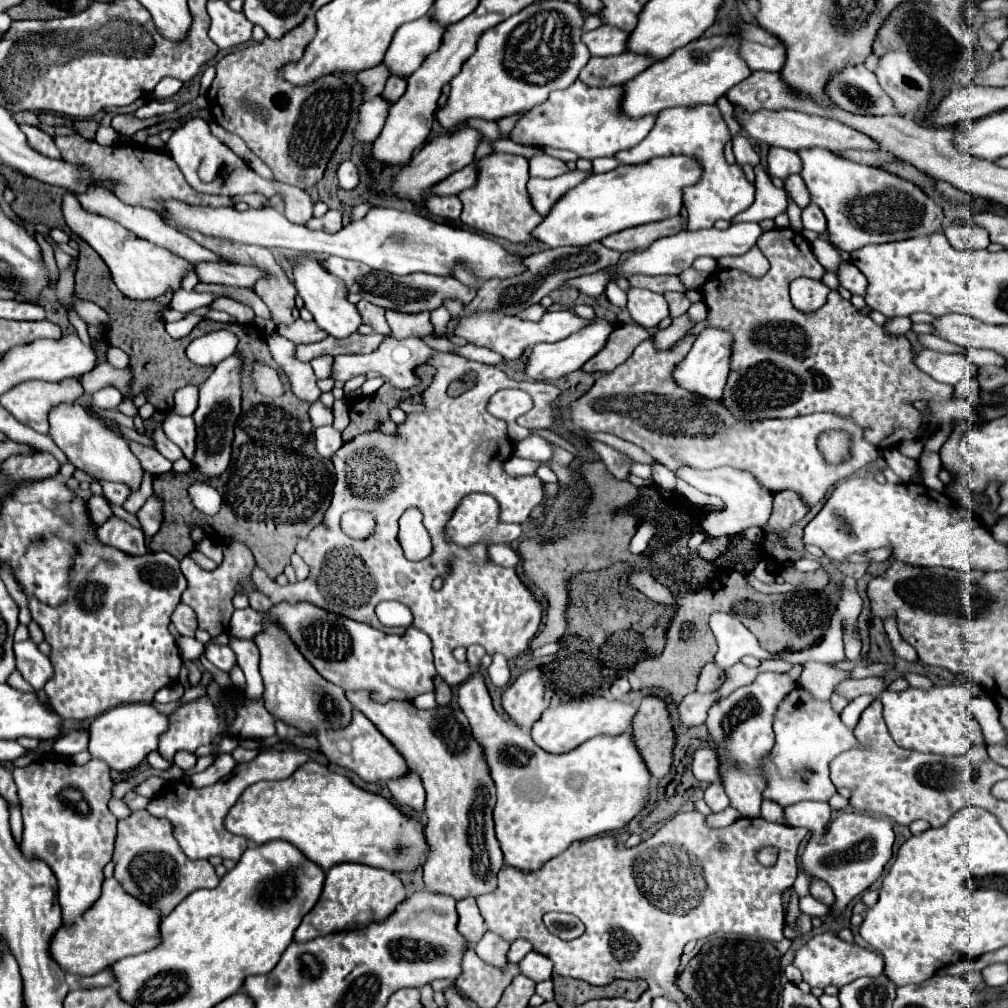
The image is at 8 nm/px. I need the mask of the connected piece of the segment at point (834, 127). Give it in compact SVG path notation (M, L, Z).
M760 110L756 114L740 112L740 114L736 114L736 120L758 142L766 142L770 146L782 146L788 150L800 150L800 148L812 148L812 146L828 148L832 152L850 150L850 148L852 150L872 150L872 152L880 150L880 144L876 140L868 138L866 134L862 134L850 126L832 122L830 118L820 118L820 116L812 116L812 114L804 114L804 112L796 112L796 110L778 110L778 112Z

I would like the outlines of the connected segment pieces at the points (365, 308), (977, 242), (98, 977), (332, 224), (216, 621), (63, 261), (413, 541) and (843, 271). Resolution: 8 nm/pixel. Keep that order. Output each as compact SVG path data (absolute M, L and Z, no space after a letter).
M360 300L356 306L364 318L364 324L370 324L374 328L374 332L378 332L378 334L390 334L390 328L388 328L386 318L384 318L384 308L374 306L366 300Z
M976 222L950 224L944 228L944 234L956 250L980 250L990 244L986 228L978 226Z
M110 968L94 974L94 976L86 976L86 978L80 978L80 986L82 988L100 988L100 986L116 986L116 978L114 974L110 972Z
M338 208L328 210L324 216L320 218L312 218L306 222L306 226L310 230L324 230L324 232L336 232L342 228L342 212Z
M230 544L230 550L224 550L224 562L216 570L212 570L212 572L202 570L190 556L184 556L180 566L182 566L182 572L188 578L188 590L184 592L182 602L192 606L194 612L198 614L198 626L202 630L210 632L214 638L218 634L222 634L222 632L228 632L230 616L234 612L232 598L234 598L238 586L242 586L244 592L254 590L252 584L250 584L250 572L254 568L252 552L244 544Z
M46 236L45 239L52 248L54 248L54 256L56 256L56 264L58 264L58 268L60 268L60 270L64 270L64 268L72 262L72 256L70 256L70 254L66 254L66 252L62 252L62 250L52 242L50 237Z
M406 510L406 514L400 518L398 540L400 540L404 556L408 560L422 560L432 550L432 546L430 546L432 542L422 524L422 516L416 510Z
M842 262L842 266L838 268L838 278L840 278L842 288L846 288L848 292L858 294L858 296L864 296L864 294L866 294L868 280L866 280L866 276L864 276L856 266L852 266L850 262Z

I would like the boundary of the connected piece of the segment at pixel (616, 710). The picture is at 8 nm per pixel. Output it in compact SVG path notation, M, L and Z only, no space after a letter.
M582 698L572 702L562 702L544 710L542 718L532 726L534 742L552 754L568 752L580 746L582 742L598 736L598 734L622 734L624 730L632 730L632 720L636 714L636 706L624 700L606 700L606 698Z

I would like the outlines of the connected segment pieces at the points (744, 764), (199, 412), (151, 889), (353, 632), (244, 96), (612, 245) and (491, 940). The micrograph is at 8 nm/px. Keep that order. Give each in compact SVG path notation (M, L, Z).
M760 672L750 686L734 690L730 696L716 702L716 706L712 706L712 710L708 712L706 726L714 738L714 746L720 756L722 782L730 798L730 806L736 808L742 816L760 816L760 794L764 790L760 762L770 752L774 742L772 714L776 712L776 706L780 704L784 694L788 694L794 686L796 682L788 674Z
M238 352L222 360L214 372L198 386L198 408L194 412L196 428L198 428L198 460L204 460L204 474L218 476L226 470L232 452L232 438L234 438L234 424L240 416L240 398L242 398L242 358Z
M136 810L132 816L118 822L112 860L116 862L114 878L122 884L122 888L142 902L160 908L164 916L168 916L194 890L214 888L220 882L208 860L190 860L180 850L170 820L156 818L146 810Z
M280 604L274 608L274 618L288 630L300 652L316 666L316 670L344 690L368 690L376 702L414 700L424 692L434 692L436 668L432 662L430 638L408 628L406 634L384 634L368 624L354 622L344 616L328 614L312 604Z
M308 16L306 22L300 24L300 28L290 30L280 40L266 38L260 44L254 44L224 56L216 64L216 78L212 80L212 86L208 90L208 106L212 110L214 120L220 126L224 126L228 132L238 134L246 142L246 146L274 172L278 182L292 184L302 190L308 190L322 180L324 168L328 160L332 158L348 126L350 104L352 104L350 86L338 74L326 74L324 78L318 78L304 86L294 86L280 76L280 68L284 64L298 62L304 56L304 50L312 42L314 34L316 34L316 20L314 16Z
M678 214L678 216L670 216L666 220L658 220L658 222L650 222L650 224L642 224L642 226L634 226L634 228L626 228L622 232L616 232L616 234L604 238L602 244L606 248L610 248L610 250L620 250L620 252L644 250L654 240L680 232L682 226L684 226L684 218Z
M486 932L484 938L476 944L476 954L478 954L486 964L504 970L504 968L508 966L508 958L506 958L508 948L510 948L510 944L508 944L504 938L500 938L498 934Z

